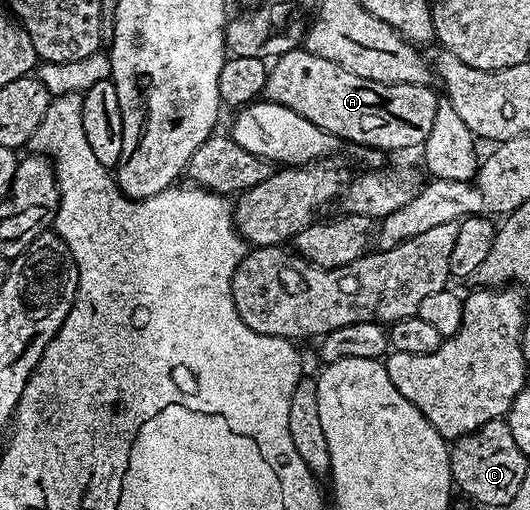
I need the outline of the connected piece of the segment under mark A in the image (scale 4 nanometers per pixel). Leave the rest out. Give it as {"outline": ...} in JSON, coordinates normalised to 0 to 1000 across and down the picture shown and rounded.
{"outline":[[[575,92],[553,94],[523,112],[502,143],[500,194],[558,216],[604,255],[623,259],[640,276],[685,282],[691,294],[781,290],[804,280],[808,255],[823,231],[830,188],[802,165],[726,165],[679,153],[619,114],[604,114]]]}

